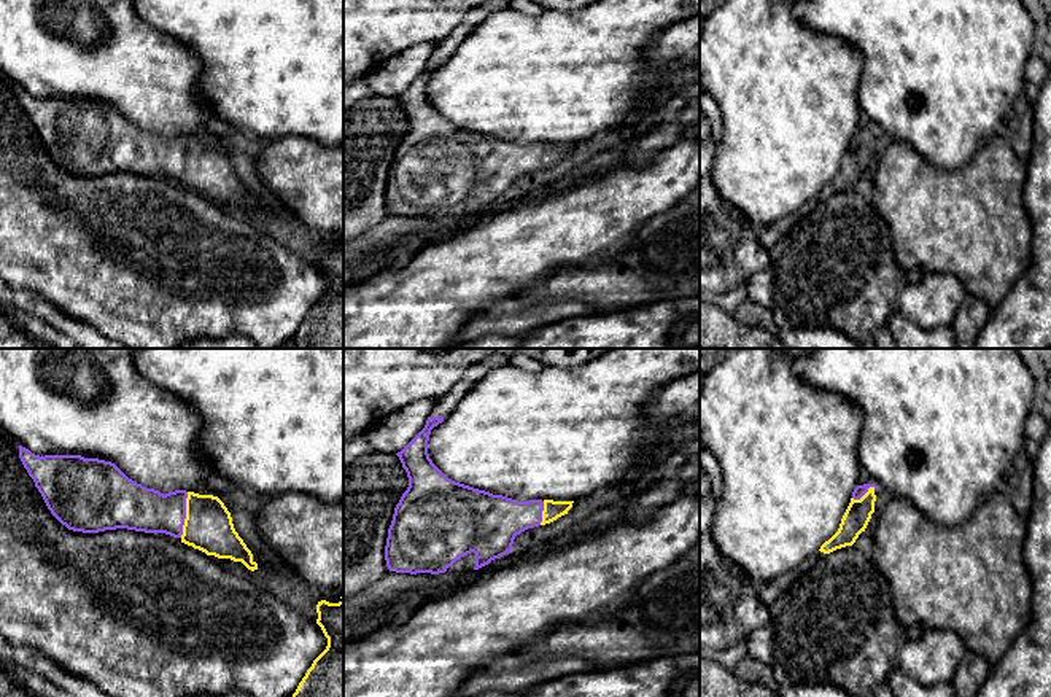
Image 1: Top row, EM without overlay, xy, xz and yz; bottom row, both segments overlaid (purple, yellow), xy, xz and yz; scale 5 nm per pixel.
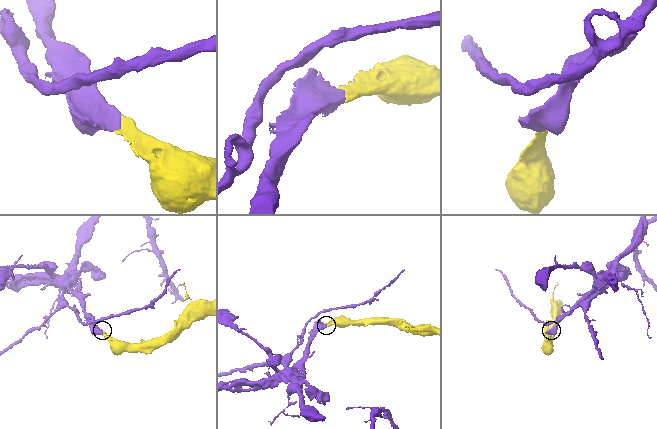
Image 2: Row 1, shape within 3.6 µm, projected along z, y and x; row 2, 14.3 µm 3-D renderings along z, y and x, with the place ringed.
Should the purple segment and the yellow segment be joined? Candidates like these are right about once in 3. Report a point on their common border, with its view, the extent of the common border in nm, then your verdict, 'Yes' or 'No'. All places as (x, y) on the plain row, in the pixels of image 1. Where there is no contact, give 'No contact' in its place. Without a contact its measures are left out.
Touches purple at xy (185, 158). Shared border 240 nm. Yes

